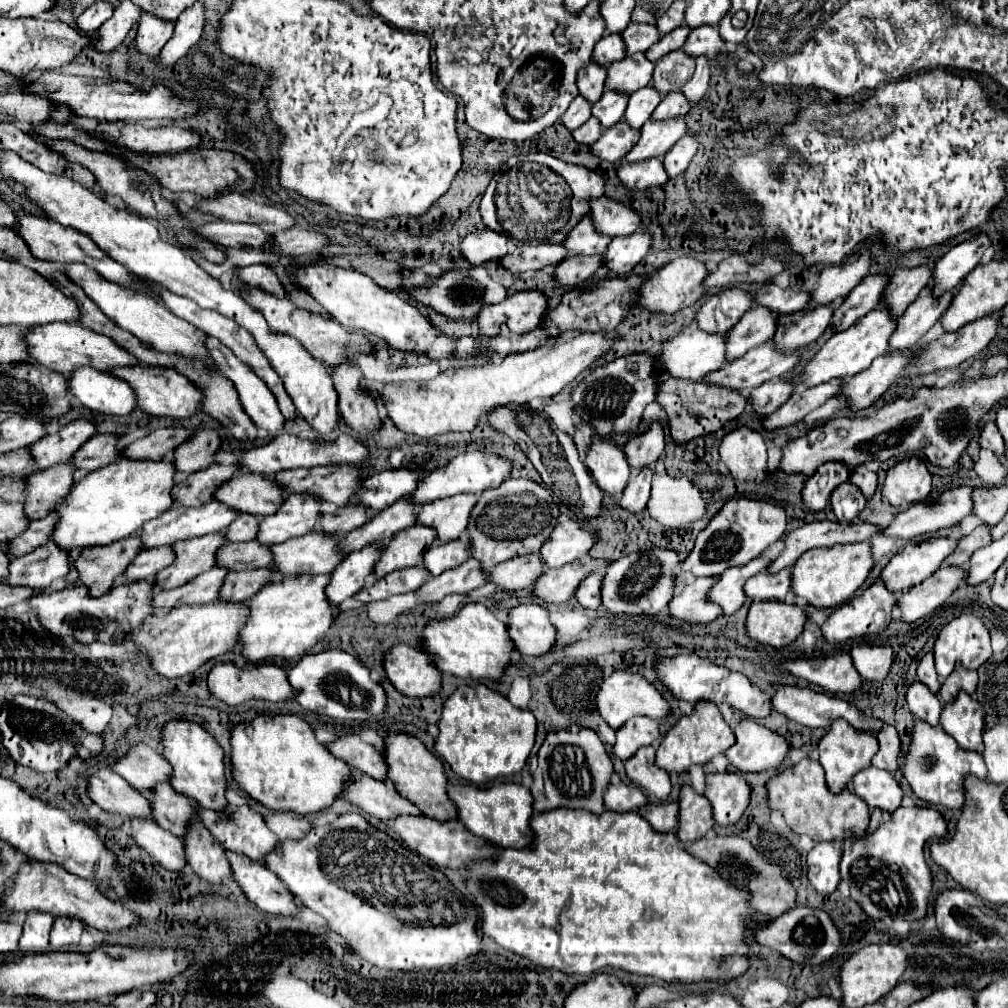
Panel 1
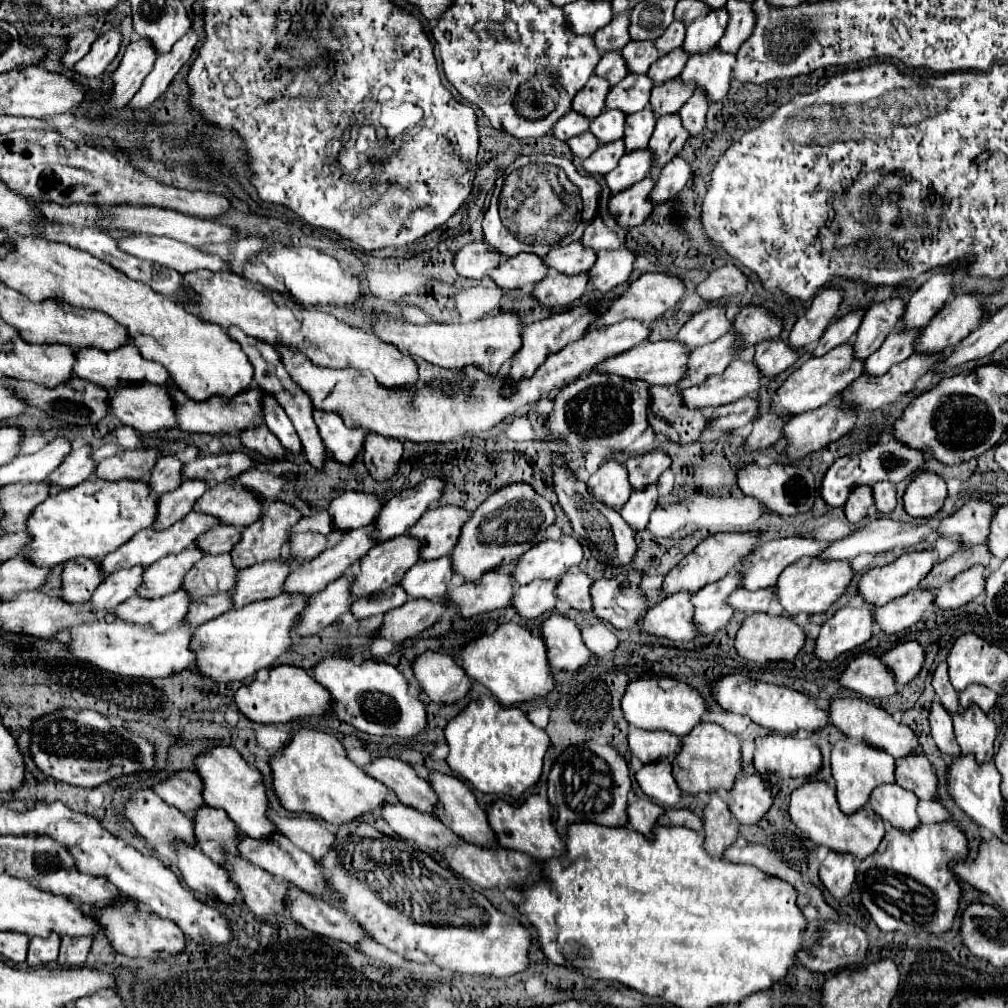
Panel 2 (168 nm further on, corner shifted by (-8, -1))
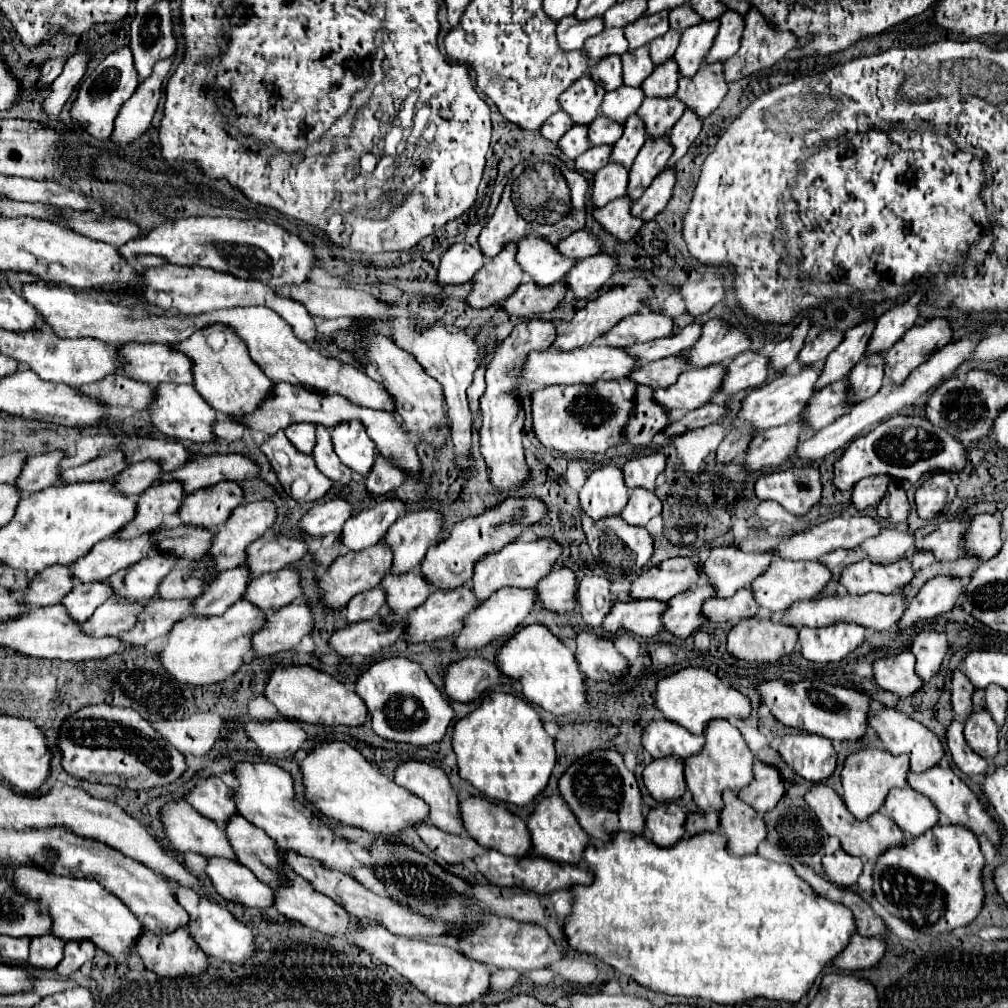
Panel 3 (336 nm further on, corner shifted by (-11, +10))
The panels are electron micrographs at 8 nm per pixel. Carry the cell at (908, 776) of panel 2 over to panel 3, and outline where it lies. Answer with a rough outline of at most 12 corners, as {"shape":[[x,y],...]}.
{"shape":[[951,768],[909,772],[951,824],[999,848],[999,824]]}

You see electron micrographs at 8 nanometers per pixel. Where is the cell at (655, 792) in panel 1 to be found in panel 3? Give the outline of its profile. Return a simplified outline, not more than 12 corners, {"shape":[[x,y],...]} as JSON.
{"shape":[[653,760],[643,782],[655,802],[681,798],[687,790],[683,760]]}

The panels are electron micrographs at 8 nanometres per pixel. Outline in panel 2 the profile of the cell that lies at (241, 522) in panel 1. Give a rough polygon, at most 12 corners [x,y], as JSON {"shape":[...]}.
{"shape":[[220,525],[198,539],[210,555],[226,553],[240,539],[242,527]]}

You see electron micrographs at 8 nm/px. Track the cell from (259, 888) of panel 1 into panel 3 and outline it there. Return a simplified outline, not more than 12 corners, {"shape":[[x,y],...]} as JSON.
{"shape":[[383,926],[351,934],[429,1000],[467,1006],[489,968],[433,938]]}

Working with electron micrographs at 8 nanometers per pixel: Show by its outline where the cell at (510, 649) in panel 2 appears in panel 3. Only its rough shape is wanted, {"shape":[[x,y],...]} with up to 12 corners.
{"shape":[[545,626],[519,628],[497,666],[557,718],[591,706],[575,654]]}

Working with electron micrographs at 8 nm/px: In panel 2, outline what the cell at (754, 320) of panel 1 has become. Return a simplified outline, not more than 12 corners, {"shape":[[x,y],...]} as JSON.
{"shape":[[736,333],[696,349],[688,377],[678,387],[702,383],[740,357],[732,353]]}

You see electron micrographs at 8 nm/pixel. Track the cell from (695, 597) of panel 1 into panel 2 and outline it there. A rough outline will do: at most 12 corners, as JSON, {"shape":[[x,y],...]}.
{"shape":[[692,593],[654,605],[640,629],[672,641],[692,641]]}

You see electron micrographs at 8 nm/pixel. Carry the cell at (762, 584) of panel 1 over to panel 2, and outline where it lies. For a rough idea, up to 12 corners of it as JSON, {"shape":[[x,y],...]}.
{"shape":[[736,589],[728,603],[746,613],[780,615],[776,589]]}

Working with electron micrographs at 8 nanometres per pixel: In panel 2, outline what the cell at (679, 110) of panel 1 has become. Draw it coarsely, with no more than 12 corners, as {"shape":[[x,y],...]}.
{"shape":[[678,113],[656,121],[652,175],[680,153],[688,131]]}

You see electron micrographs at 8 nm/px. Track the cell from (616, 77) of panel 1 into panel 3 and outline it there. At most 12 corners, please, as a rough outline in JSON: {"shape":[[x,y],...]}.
{"shape":[[621,86],[607,92],[601,114],[613,122],[637,112],[643,102],[641,88]]}

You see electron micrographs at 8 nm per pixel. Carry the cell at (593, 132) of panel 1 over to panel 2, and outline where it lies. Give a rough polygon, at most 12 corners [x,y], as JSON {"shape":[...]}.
{"shape":[[584,131],[568,141],[580,159],[590,157],[600,141],[592,131]]}

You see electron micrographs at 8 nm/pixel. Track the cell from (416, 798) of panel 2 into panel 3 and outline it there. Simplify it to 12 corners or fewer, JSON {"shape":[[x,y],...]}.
{"shape":[[403,762],[395,782],[425,800],[429,822],[463,834],[457,790],[427,762]]}

